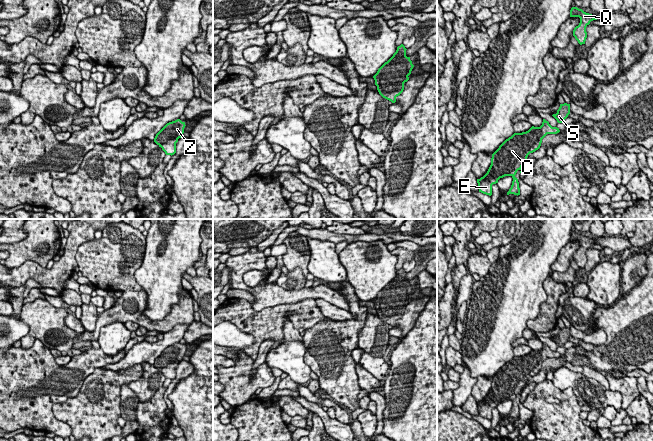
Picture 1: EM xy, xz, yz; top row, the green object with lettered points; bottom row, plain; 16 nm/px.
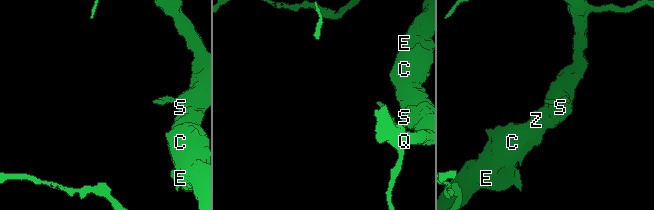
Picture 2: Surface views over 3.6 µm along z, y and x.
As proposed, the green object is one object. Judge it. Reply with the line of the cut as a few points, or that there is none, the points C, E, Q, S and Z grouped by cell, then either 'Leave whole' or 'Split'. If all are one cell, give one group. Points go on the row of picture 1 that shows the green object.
No split. Groups: C E Q S Z. Leave whole

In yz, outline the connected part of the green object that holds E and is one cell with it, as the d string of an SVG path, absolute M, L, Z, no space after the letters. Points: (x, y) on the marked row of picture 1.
M543 119L540 127L532 126L526 132L514 133L492 154L491 165L487 173L477 179L479 192L491 196L492 185L498 183L500 178L511 176L513 181L507 195L520 195L519 182L515 177L517 171L521 170L528 155L540 148L542 139L547 134L559 132L559 128L552 127L548 121Z

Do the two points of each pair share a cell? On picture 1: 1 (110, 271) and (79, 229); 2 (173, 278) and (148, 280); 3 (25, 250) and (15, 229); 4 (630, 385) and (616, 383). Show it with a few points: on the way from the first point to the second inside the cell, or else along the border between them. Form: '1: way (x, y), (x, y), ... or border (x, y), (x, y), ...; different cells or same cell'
1: border (94, 238), (83, 242), (78, 247), (76, 261); different cells
2: way (167, 278), (154, 278); same cell
3: border (26, 232), (24, 238), (10, 244); different cells
4: way (627, 385), (619, 383); same cell

